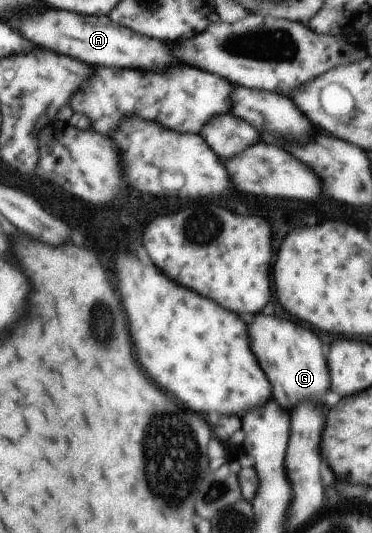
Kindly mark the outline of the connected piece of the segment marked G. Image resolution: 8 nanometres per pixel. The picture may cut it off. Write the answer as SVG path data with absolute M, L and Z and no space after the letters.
M262 316L250 324L250 334L254 334L254 354L258 354L258 362L262 362L262 370L270 374L270 382L274 382L274 400L282 410L290 412L296 404L306 400L322 402L330 382L320 340L290 320L280 320L274 316Z

